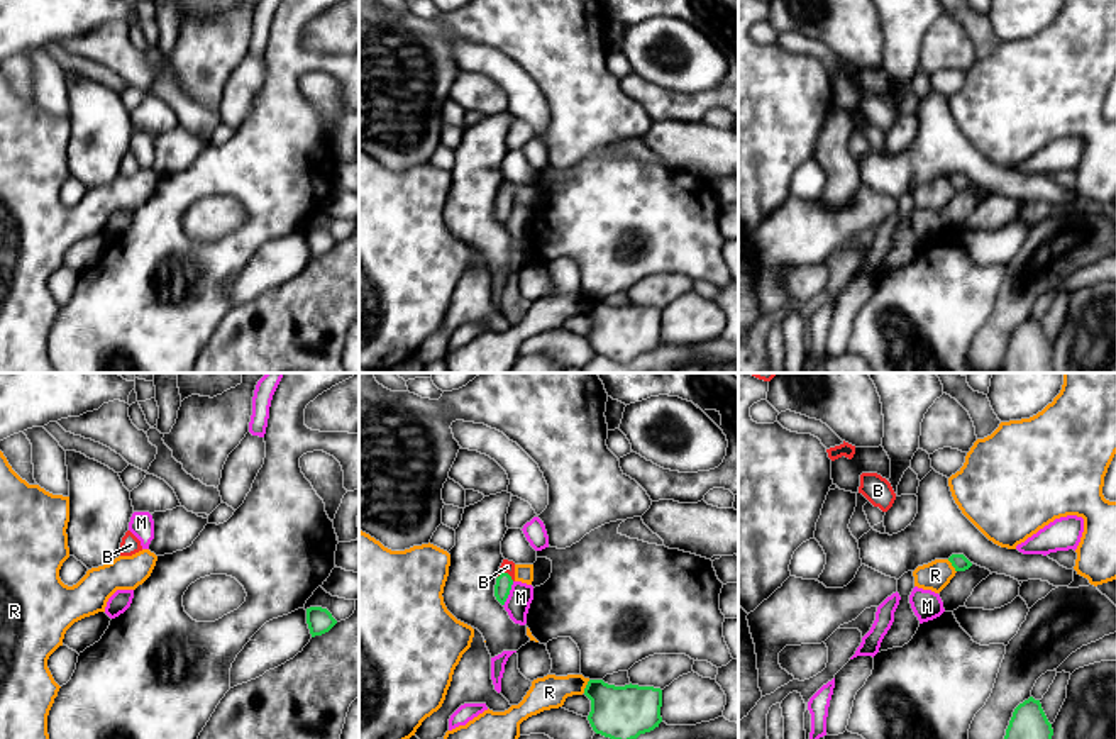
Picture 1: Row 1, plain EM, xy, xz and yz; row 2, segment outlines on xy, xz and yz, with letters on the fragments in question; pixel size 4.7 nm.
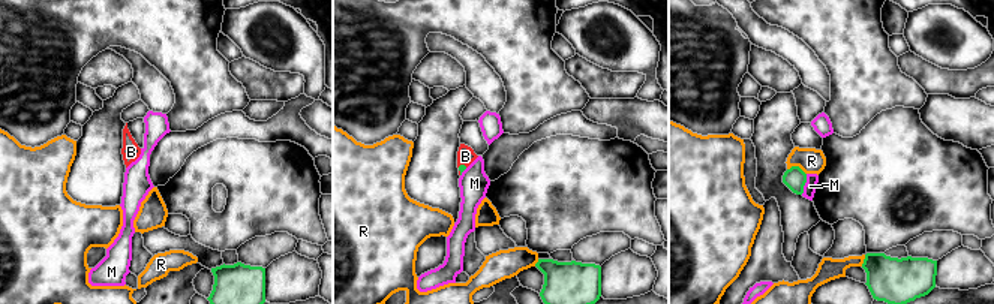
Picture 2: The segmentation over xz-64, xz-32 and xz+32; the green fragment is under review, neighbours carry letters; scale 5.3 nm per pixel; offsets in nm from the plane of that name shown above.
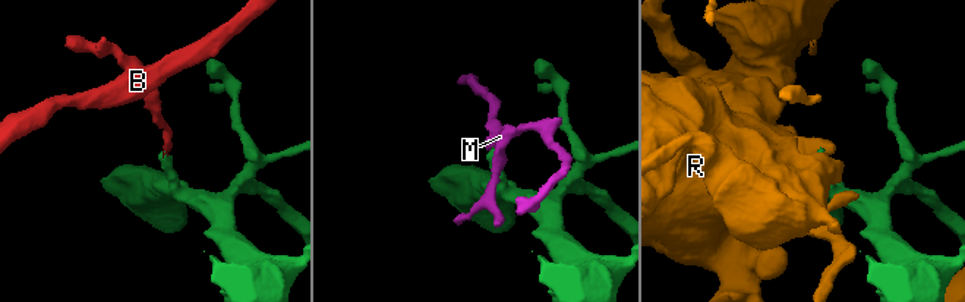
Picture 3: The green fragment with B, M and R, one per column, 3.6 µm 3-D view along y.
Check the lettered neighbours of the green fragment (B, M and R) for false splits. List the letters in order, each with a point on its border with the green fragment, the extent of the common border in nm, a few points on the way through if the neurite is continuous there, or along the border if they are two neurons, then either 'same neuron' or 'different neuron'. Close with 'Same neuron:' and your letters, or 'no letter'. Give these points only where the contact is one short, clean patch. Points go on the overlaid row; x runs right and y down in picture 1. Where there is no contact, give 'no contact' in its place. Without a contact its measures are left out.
B: xz (507, 573) | 80 nm | along xz (498, 575), (507, 573), (513, 580) | different neuron
M: xz (508, 594) | 130 nm | along xz (513, 582), (503, 605) | different neuron
R: xz (586, 687) | 70 nm | different neuron
Same neuron: no letter

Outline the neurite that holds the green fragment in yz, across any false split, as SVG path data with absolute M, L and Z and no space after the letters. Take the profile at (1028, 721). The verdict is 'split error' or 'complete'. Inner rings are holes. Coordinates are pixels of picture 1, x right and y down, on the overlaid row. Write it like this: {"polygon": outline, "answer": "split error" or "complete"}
{"polygon": "M1030 697L1014 708L1004 739L1052 739L1052 736L1053 729L1040 700Z", "answer": "complete"}

